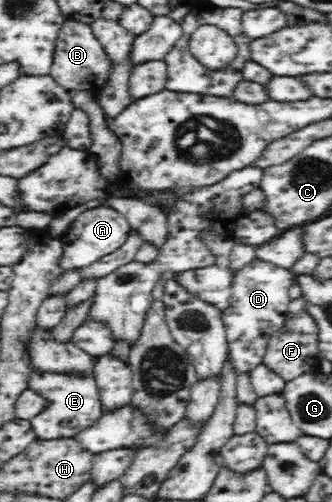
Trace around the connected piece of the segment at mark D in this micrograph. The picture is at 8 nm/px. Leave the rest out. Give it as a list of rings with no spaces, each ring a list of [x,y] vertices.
[[[259,259],[246,263],[234,274],[231,302],[223,310],[222,319],[229,345],[228,357],[238,373],[249,373],[263,362],[269,337],[285,324],[291,300],[288,289],[294,283],[295,276],[289,268],[278,267]]]

